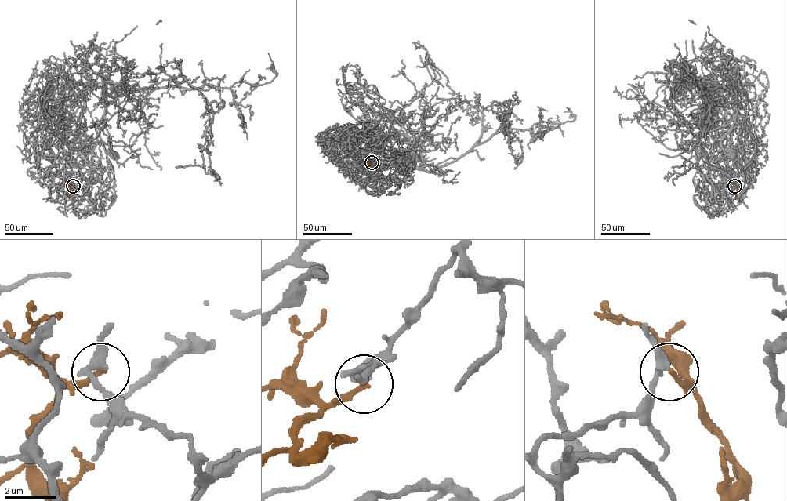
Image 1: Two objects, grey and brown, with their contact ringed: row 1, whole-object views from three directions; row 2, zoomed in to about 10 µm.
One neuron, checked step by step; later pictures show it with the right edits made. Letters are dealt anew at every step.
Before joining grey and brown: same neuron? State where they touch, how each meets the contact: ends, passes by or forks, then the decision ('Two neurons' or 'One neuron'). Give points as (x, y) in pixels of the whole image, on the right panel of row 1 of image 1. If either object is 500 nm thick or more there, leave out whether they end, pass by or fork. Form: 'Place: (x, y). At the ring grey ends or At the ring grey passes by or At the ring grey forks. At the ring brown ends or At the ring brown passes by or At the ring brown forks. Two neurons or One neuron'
Place: (734, 186). At the ring grey passes by. At the ring brown ends. Two neurons

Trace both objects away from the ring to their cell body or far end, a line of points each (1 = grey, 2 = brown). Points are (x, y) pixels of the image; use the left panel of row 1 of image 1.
1: (73, 186), (76, 190), (70, 187), (74, 179), (94, 169), (101, 157), (97, 136), (104, 122), (113, 154)
2: (73, 186), (68, 195)

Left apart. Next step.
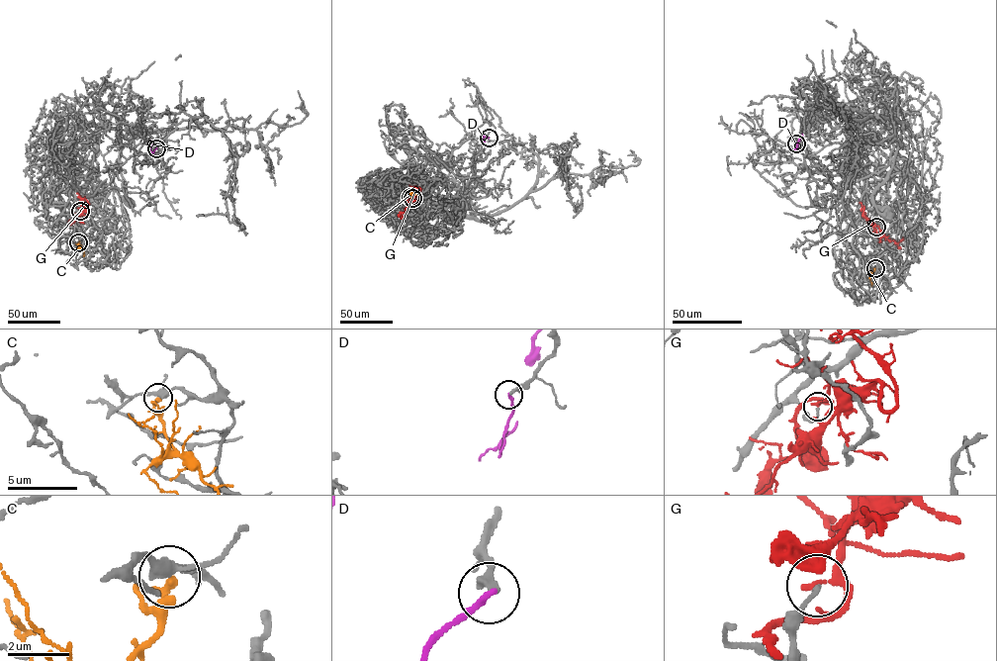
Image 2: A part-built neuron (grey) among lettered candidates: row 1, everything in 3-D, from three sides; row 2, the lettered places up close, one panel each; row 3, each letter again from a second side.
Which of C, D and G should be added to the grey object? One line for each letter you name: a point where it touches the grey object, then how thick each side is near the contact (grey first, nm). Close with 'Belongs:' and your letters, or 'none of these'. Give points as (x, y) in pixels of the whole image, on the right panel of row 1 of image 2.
Belongs: none of these

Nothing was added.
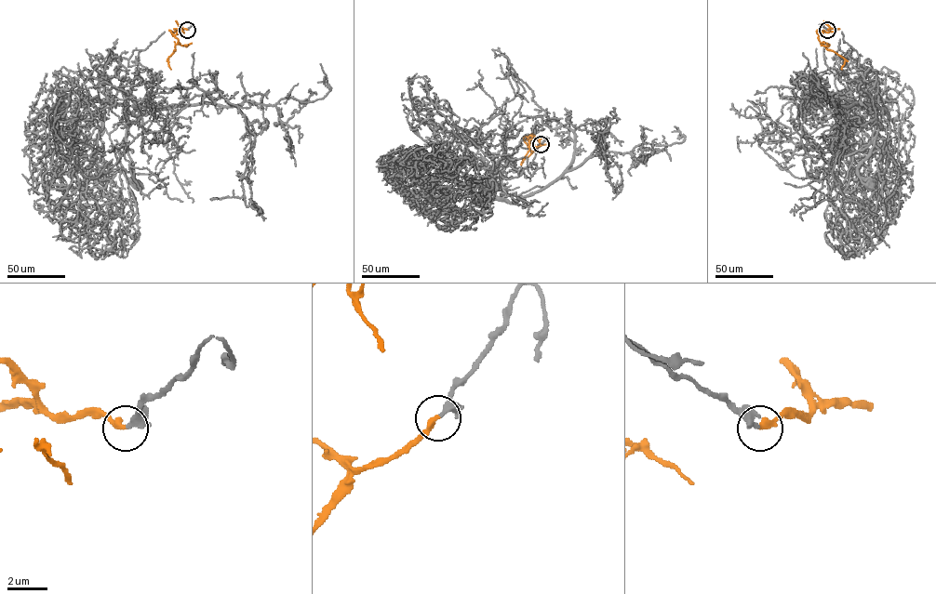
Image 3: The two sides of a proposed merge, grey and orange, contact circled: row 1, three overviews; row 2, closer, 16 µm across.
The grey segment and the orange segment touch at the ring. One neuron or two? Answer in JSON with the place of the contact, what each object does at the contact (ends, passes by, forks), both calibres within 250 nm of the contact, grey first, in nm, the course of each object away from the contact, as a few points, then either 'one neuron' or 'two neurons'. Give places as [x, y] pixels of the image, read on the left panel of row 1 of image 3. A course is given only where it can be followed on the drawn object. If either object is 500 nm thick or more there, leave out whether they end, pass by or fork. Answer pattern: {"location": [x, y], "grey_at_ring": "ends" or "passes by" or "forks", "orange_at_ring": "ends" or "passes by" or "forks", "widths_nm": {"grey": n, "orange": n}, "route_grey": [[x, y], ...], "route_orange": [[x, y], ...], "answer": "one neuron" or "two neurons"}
{"location": [187, 30], "grey_at_ring": "ends", "orange_at_ring": "ends", "widths_nm": {"grey": 300, "orange": 320}, "route_grey": [[187, 29], [164, 32], [139, 53], [138, 75], [124, 104], [128, 122], [126, 148], [136, 183]], "route_orange": [[187, 30], [169, 30], [178, 41], [168, 57], [171, 69]], "answer": "one neuron"}

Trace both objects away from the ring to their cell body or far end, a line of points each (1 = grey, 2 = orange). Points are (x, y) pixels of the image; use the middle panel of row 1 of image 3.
1: (541, 145), (518, 159), (507, 162), (491, 176), (490, 181), (478, 184), (481, 191), (486, 175), (489, 186)
2: (541, 145), (530, 153), (525, 137), (532, 137), (522, 162), (525, 159)

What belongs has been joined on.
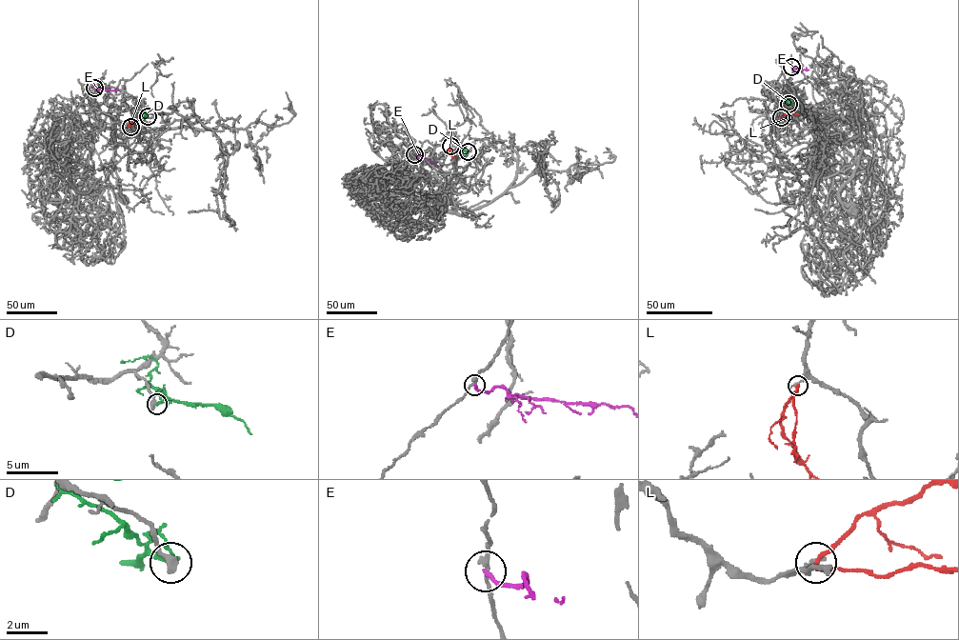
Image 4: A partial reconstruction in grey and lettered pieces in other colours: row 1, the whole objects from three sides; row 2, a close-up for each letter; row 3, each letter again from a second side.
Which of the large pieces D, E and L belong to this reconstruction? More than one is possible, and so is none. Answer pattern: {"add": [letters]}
{"add": []}

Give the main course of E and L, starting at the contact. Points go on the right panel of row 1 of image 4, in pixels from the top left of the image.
E: (791, 67), (807, 70), (806, 67)
L: (781, 117), (791, 110), (799, 113)

